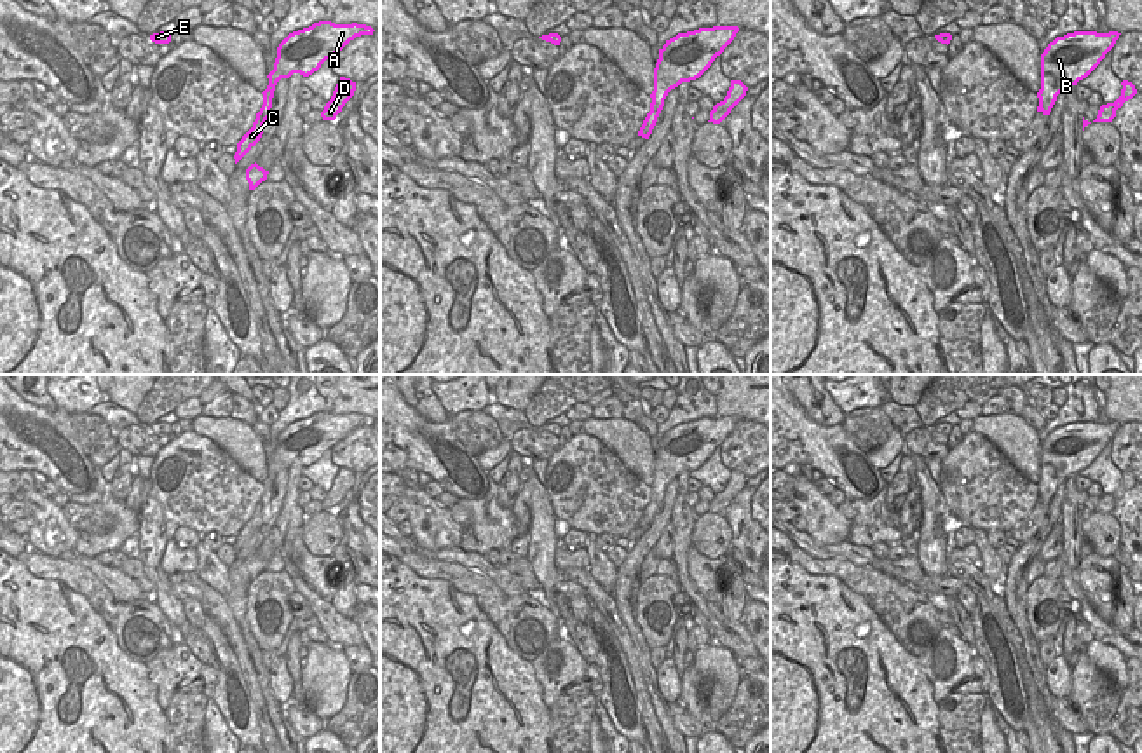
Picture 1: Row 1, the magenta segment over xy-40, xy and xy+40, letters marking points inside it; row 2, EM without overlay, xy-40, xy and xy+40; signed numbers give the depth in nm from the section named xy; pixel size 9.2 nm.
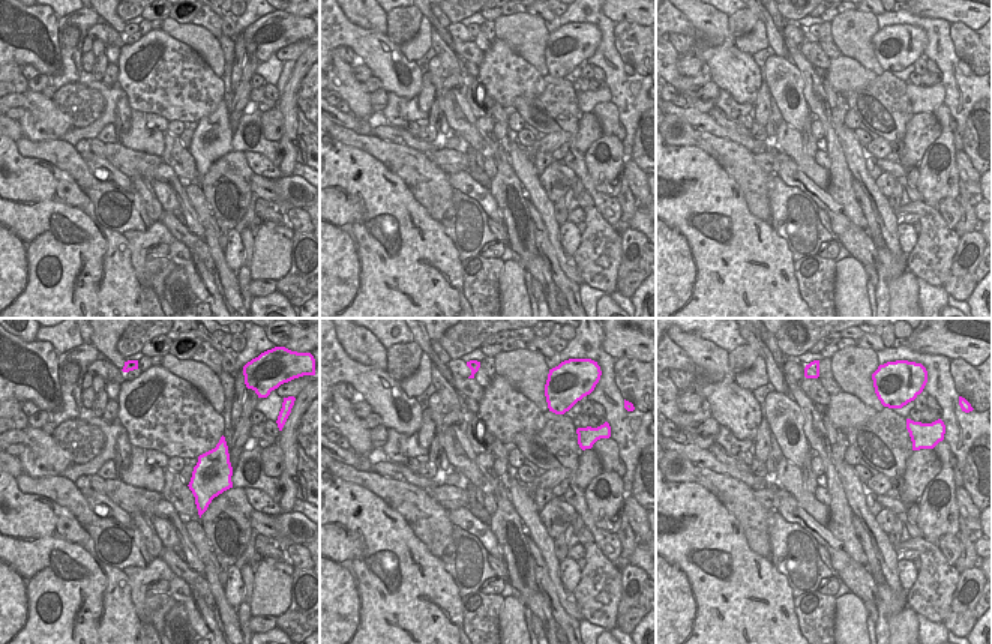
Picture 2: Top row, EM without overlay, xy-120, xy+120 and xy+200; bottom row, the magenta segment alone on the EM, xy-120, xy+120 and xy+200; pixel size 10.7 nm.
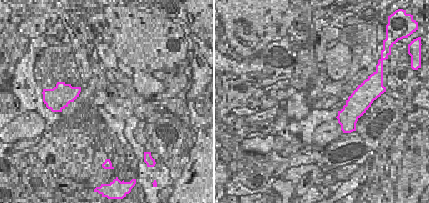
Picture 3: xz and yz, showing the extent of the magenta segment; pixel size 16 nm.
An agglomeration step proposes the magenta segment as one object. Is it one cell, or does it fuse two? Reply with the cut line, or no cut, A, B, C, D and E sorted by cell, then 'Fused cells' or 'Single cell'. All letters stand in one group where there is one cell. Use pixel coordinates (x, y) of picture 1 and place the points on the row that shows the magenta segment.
No split. Groups: A B C D E. Single cell.

